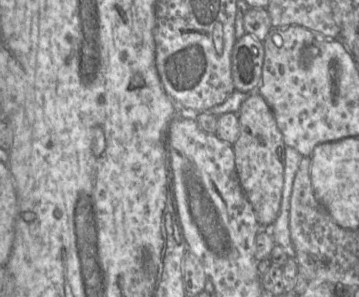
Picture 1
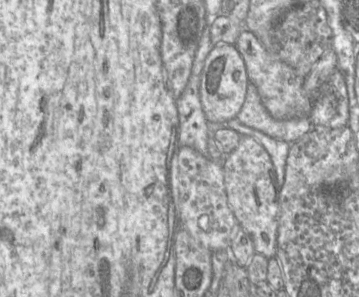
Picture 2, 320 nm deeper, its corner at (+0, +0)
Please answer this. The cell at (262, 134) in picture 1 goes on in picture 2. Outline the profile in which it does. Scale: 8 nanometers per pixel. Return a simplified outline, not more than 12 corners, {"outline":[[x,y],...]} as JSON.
{"outline":[[241,136],[222,161],[228,204],[256,253],[276,257],[280,188]]}

